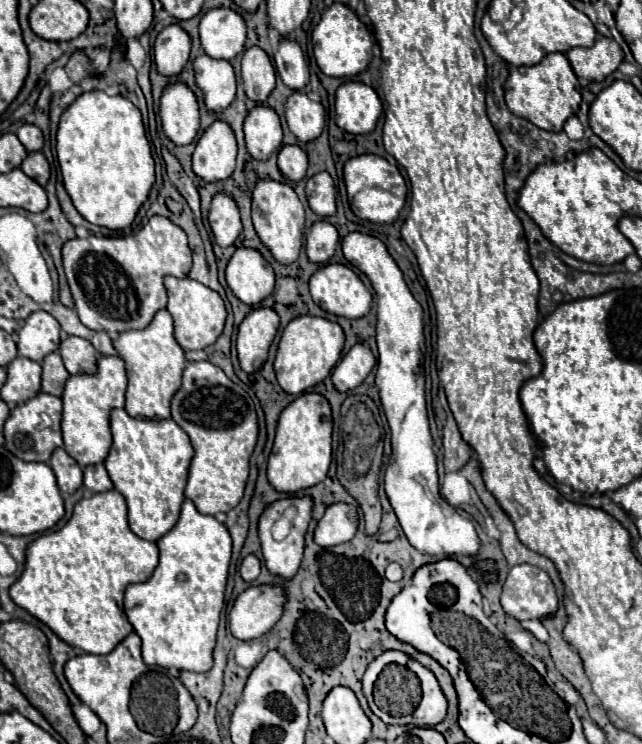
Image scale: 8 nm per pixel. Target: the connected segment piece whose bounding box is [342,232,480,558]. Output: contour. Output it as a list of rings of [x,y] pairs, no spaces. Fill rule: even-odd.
[[[352,232],[342,240],[342,252],[352,266],[366,274],[378,296],[376,386],[380,390],[380,402],[392,436],[392,456],[384,474],[384,490],[390,506],[408,542],[416,550],[444,558],[476,556],[480,550],[480,538],[474,524],[440,498],[438,490],[434,440],[430,436],[426,414],[426,380],[420,378],[418,370],[426,352],[422,306],[410,294],[400,268],[378,238]]]

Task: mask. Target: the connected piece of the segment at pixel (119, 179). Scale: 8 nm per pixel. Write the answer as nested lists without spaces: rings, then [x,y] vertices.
[[[100,90],[80,94],[60,116],[56,132],[56,154],[64,188],[82,218],[86,218],[90,224],[110,230],[120,230],[132,224],[138,208],[146,202],[148,192],[154,184],[154,160],[150,154],[150,144],[146,140],[140,110],[128,98],[108,96]]]

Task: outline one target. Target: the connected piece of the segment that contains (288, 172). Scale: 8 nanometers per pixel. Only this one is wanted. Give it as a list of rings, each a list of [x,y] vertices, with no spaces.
[[[282,146],[278,152],[278,168],[288,180],[300,182],[306,176],[308,168],[306,152],[300,146]]]

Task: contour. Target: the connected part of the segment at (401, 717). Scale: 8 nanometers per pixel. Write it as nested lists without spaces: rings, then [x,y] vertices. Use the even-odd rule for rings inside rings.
[[[384,652],[378,656],[364,674],[364,696],[370,710],[384,722],[394,726],[428,726],[434,728],[446,716],[446,698],[440,692],[440,686],[430,670],[422,664],[416,664],[412,658],[402,652]]]

